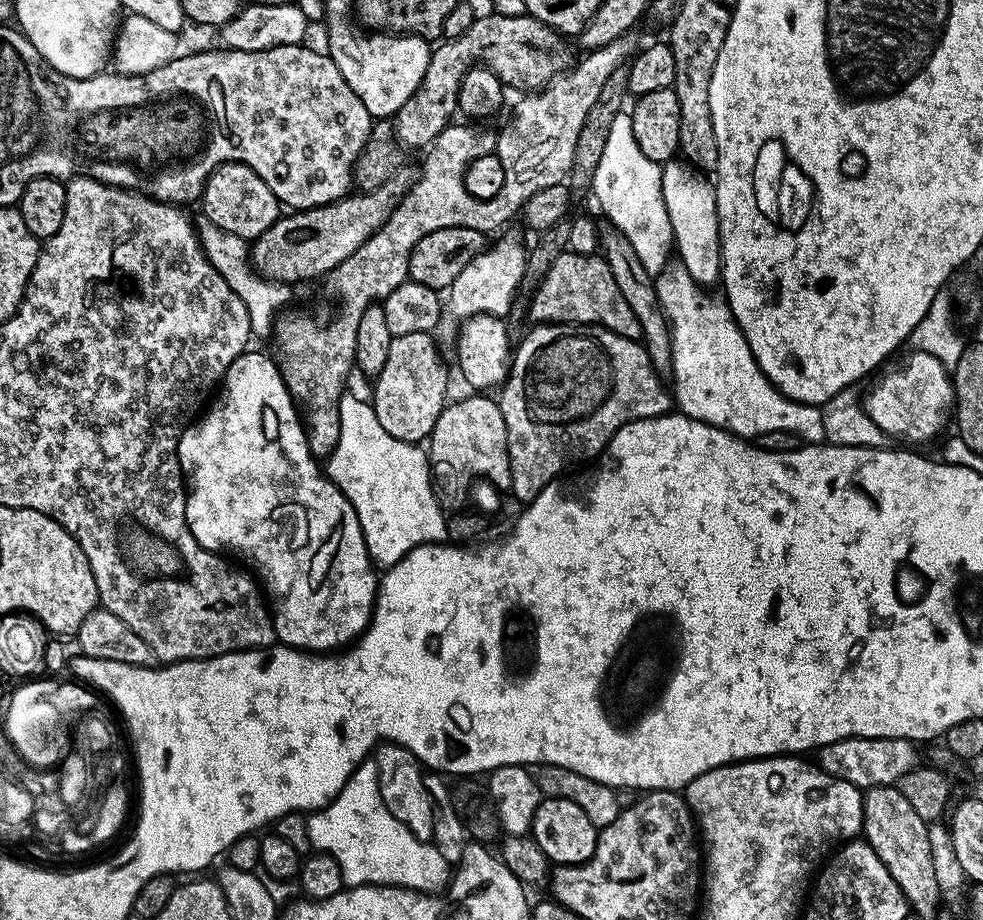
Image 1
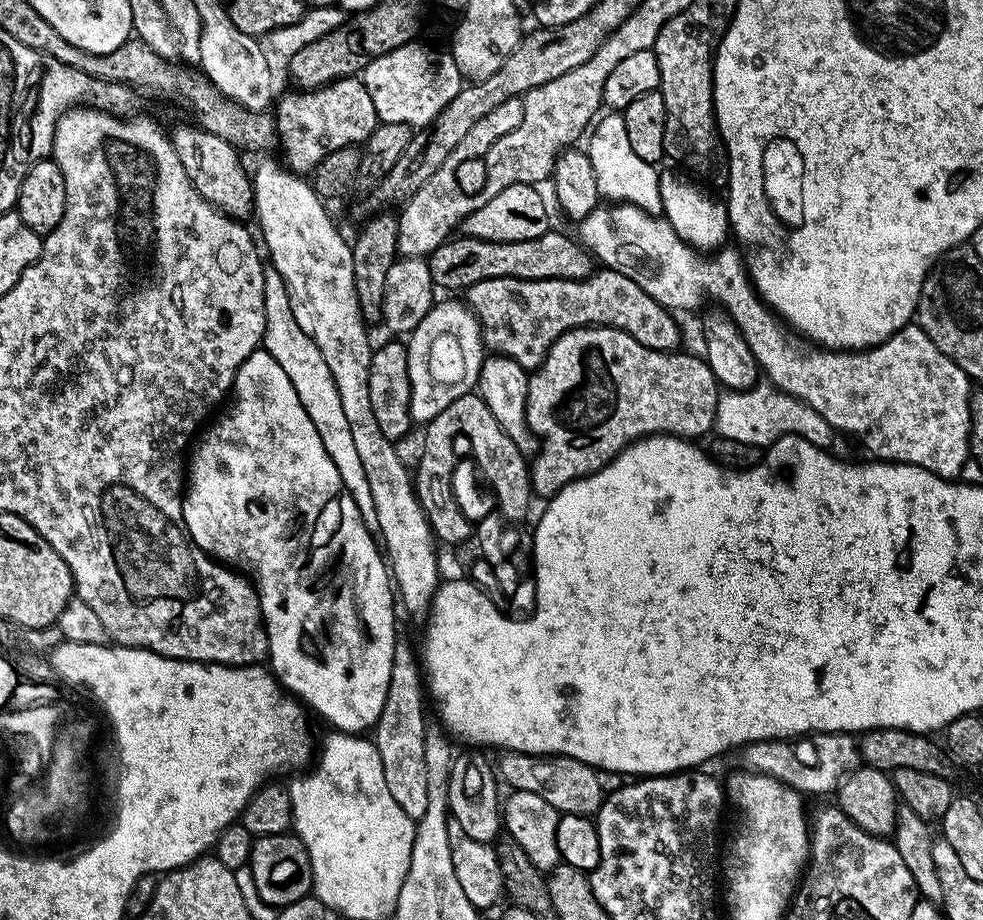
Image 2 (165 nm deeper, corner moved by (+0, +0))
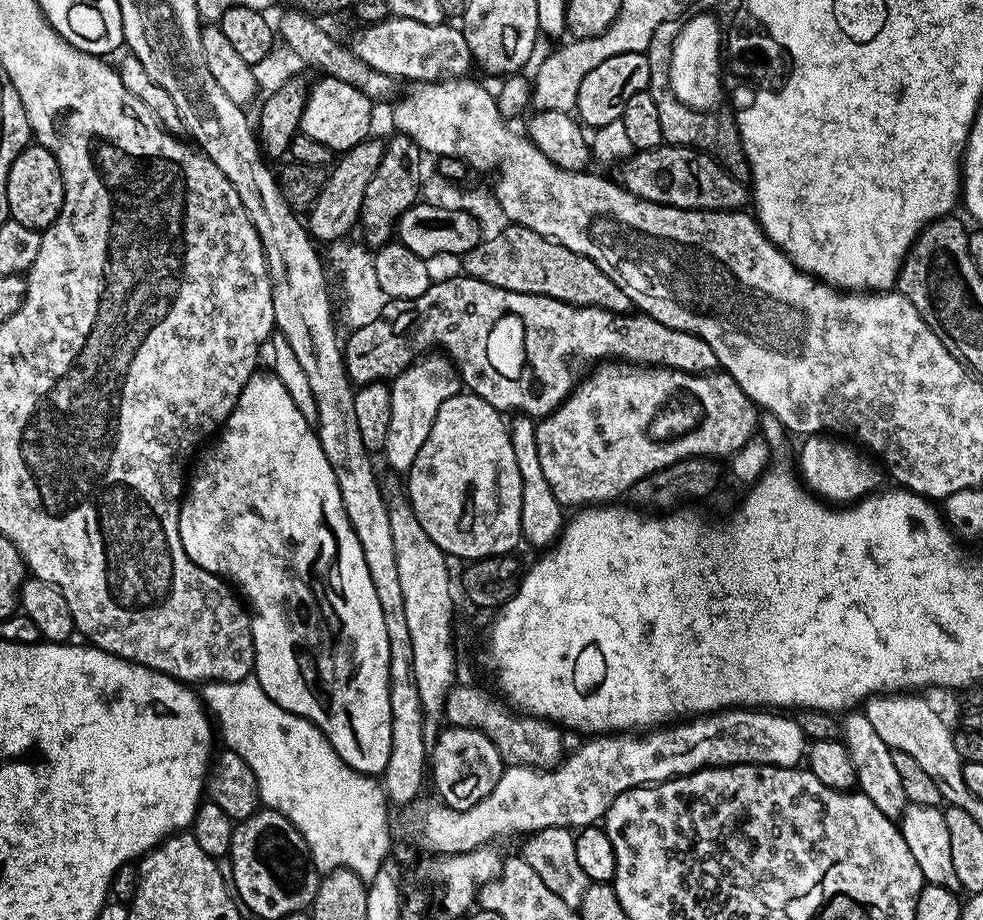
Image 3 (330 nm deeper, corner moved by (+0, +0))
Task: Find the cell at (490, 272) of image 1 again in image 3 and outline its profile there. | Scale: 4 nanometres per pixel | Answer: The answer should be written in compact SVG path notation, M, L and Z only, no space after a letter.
M425 354L417 358L391 381L390 431L386 434L382 457L394 471L406 474L410 466L414 466L414 458L418 458L418 450L422 450L422 442L426 442L434 418L438 418L438 406L442 406L446 398L457 395L461 388L456 367L444 354Z

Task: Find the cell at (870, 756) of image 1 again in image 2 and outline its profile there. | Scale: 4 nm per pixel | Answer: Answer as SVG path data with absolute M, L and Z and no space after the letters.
M817 732L790 740L759 740L745 744L738 756L743 771L774 778L808 798L835 793L844 777L862 764L857 737L846 732Z

